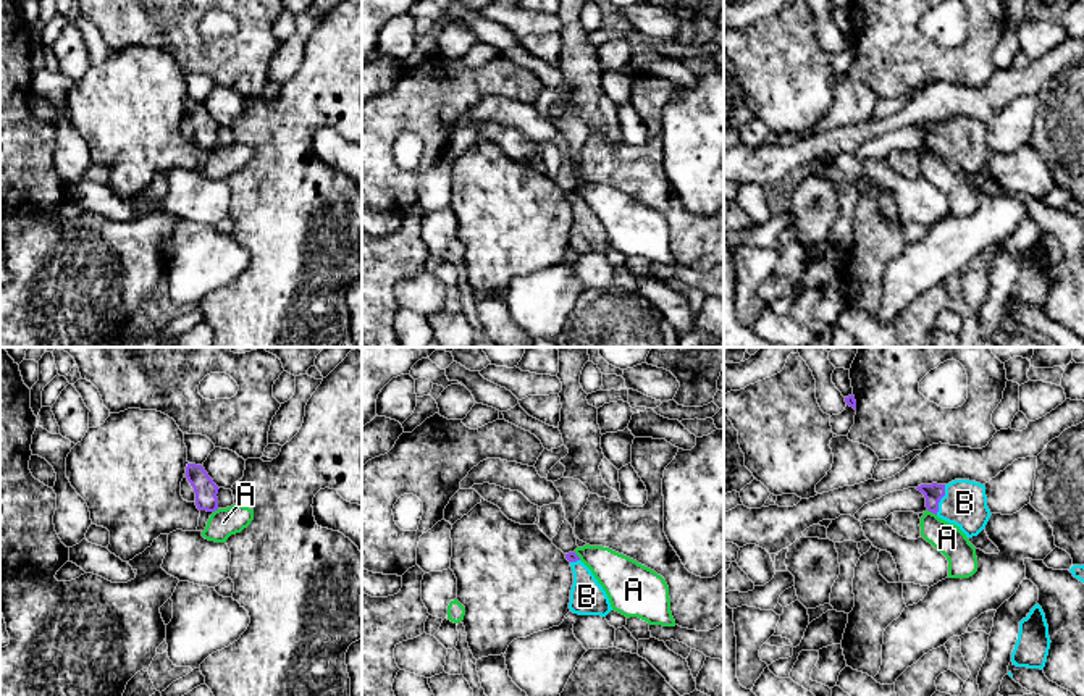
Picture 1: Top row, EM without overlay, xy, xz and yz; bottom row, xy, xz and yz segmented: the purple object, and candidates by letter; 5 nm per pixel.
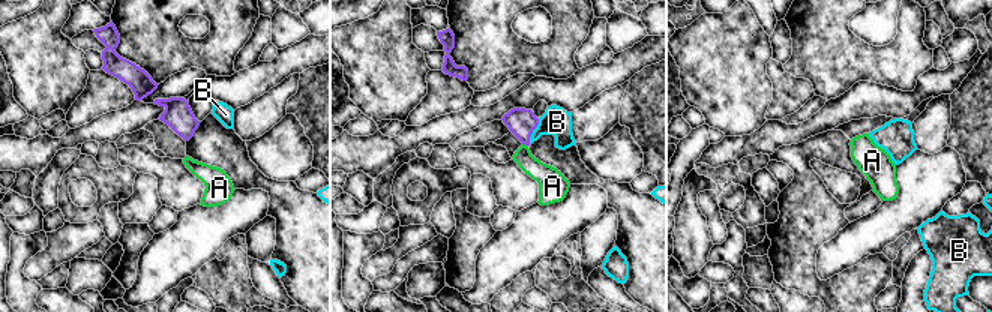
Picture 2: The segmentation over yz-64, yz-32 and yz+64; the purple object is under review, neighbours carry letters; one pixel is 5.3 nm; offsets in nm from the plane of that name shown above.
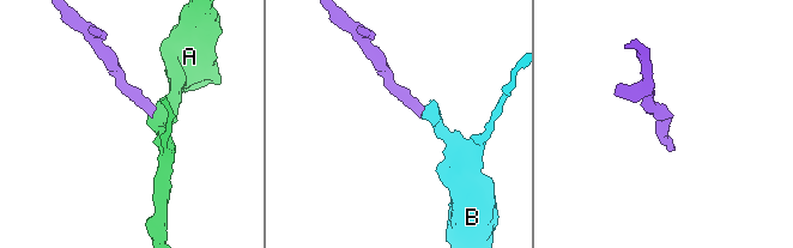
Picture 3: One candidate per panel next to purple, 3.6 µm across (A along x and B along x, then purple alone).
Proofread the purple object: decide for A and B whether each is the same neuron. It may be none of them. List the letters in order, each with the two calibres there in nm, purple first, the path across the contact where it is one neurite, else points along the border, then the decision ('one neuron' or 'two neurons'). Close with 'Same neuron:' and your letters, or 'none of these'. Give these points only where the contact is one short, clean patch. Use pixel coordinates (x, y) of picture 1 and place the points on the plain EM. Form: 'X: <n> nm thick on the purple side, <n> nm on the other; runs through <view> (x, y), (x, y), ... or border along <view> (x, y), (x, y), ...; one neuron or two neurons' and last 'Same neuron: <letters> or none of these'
A: 90 nm thick on the purple side, 160 nm on the other; border along yz (928, 147), (936, 154); two neurons
B: 90 nm thick on the purple side, 220 nm on the other; runs through yz (932, 131), (941, 136), (965, 142); one neuron
Same neuron: B

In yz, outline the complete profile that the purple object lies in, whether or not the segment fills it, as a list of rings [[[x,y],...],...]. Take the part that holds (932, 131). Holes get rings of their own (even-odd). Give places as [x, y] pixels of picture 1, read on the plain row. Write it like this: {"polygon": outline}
{"polygon": [[[955,118],[948,123],[921,123],[916,128],[924,132],[929,150],[956,163],[966,176],[977,174],[992,153],[981,121]]]}

